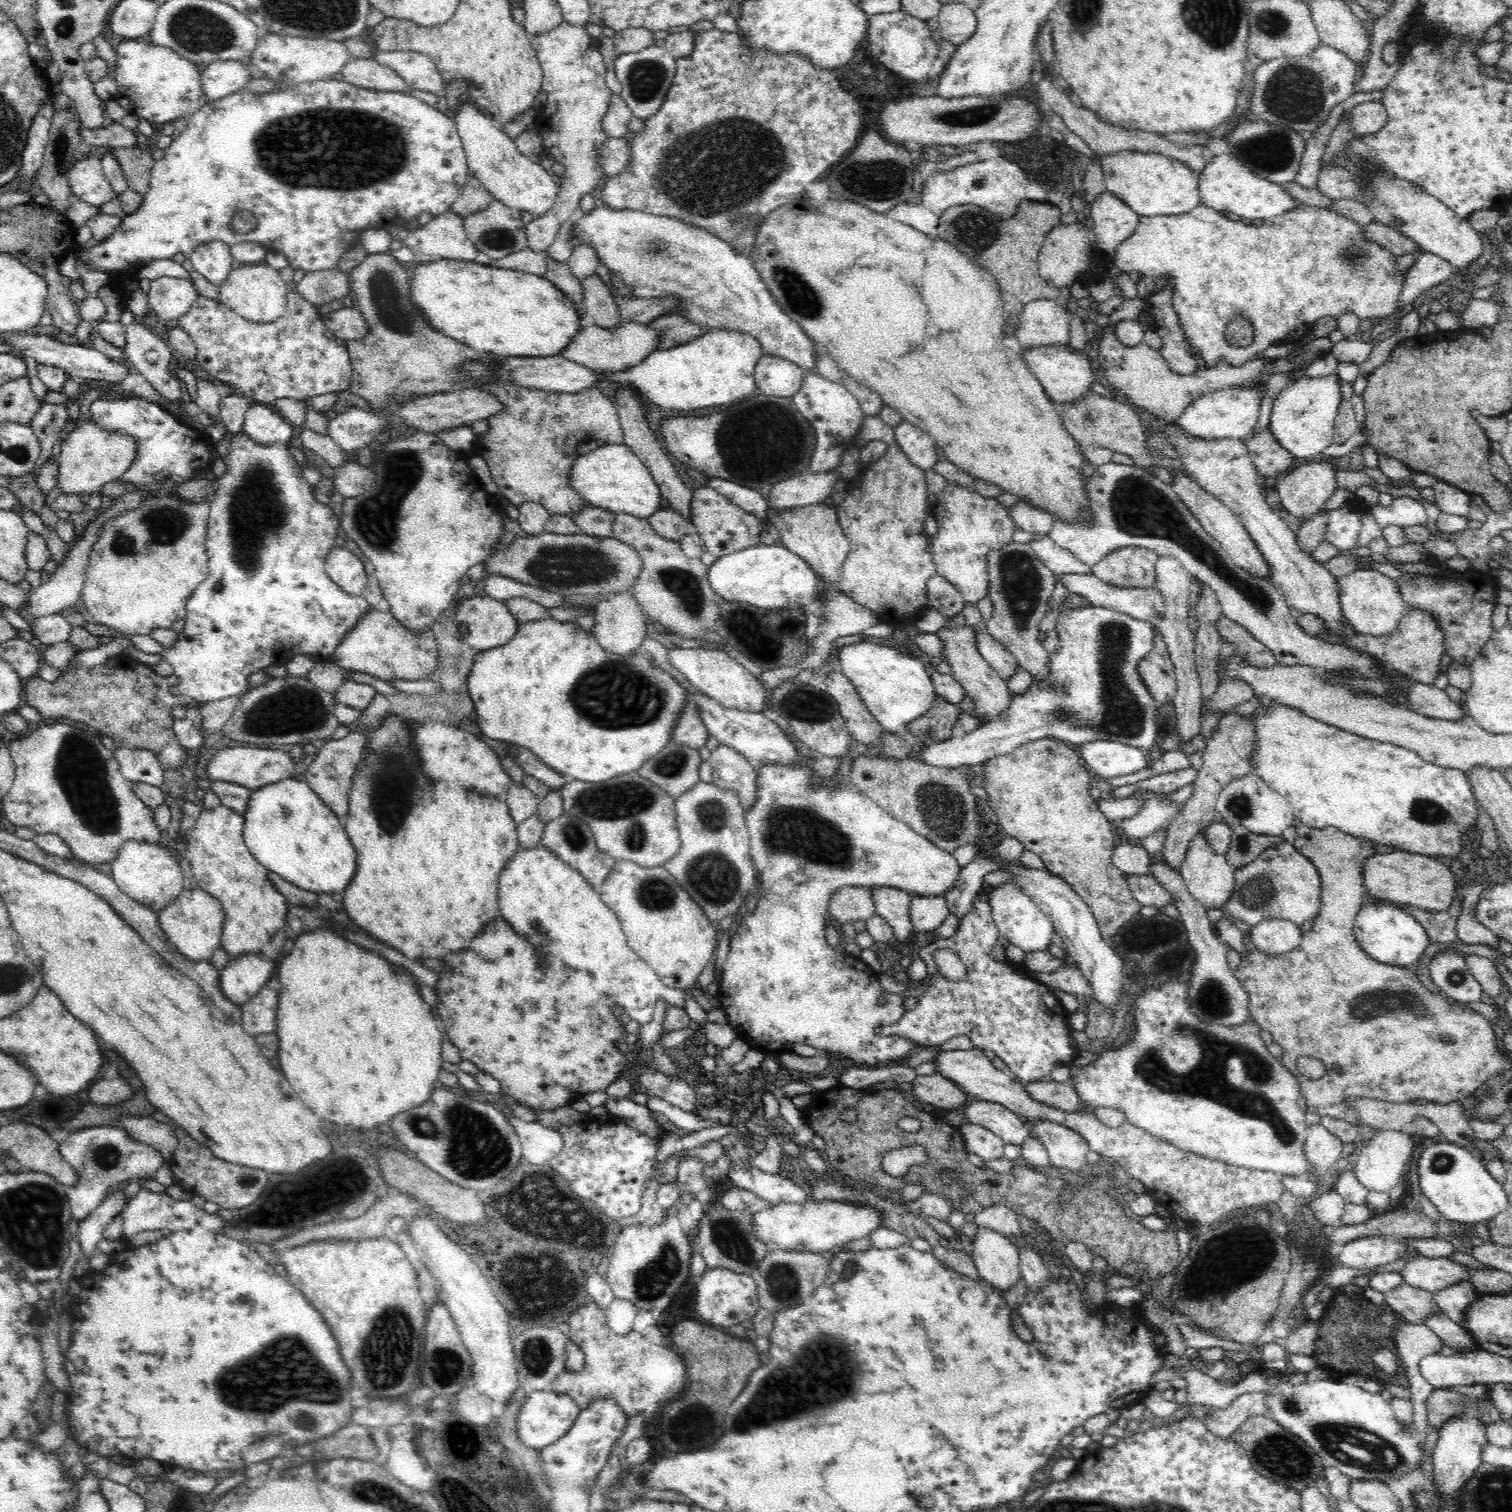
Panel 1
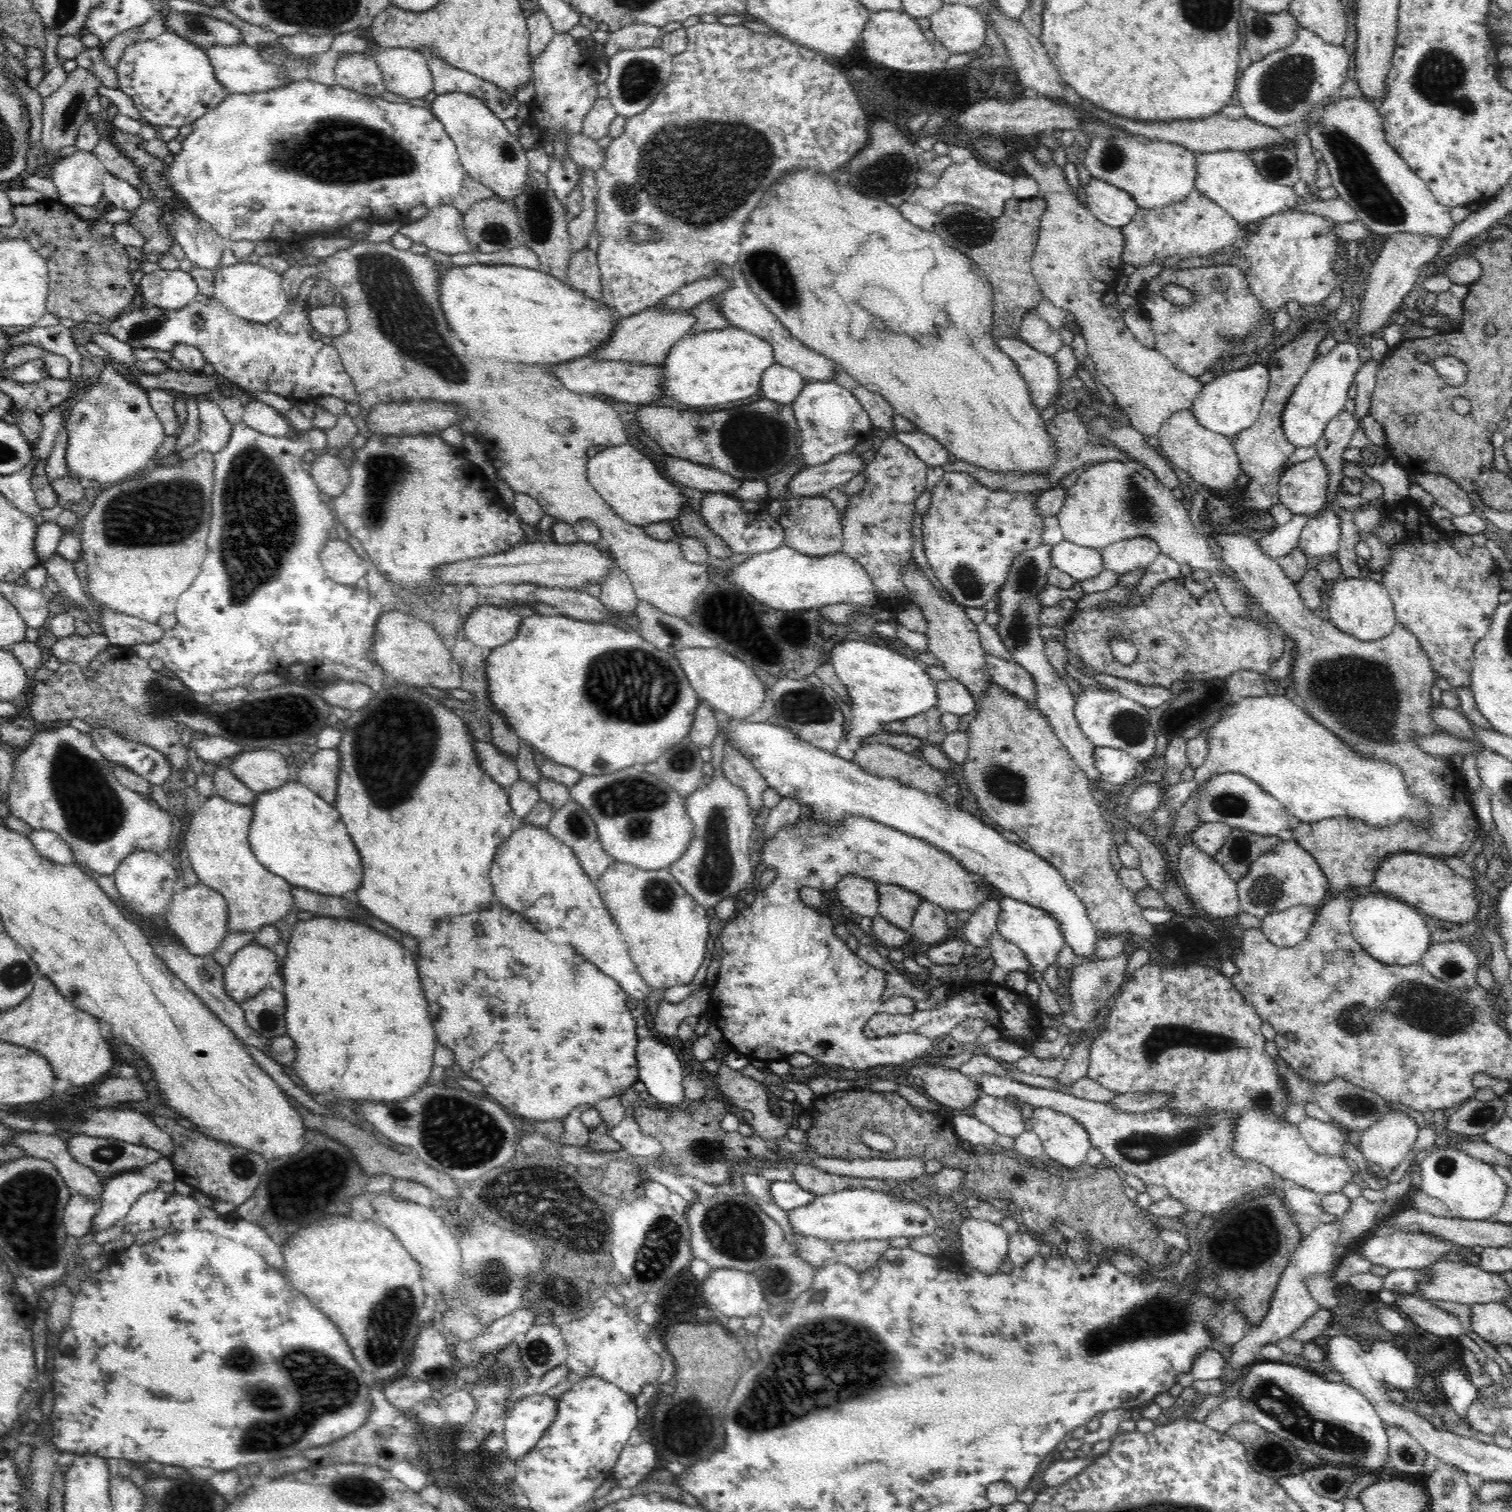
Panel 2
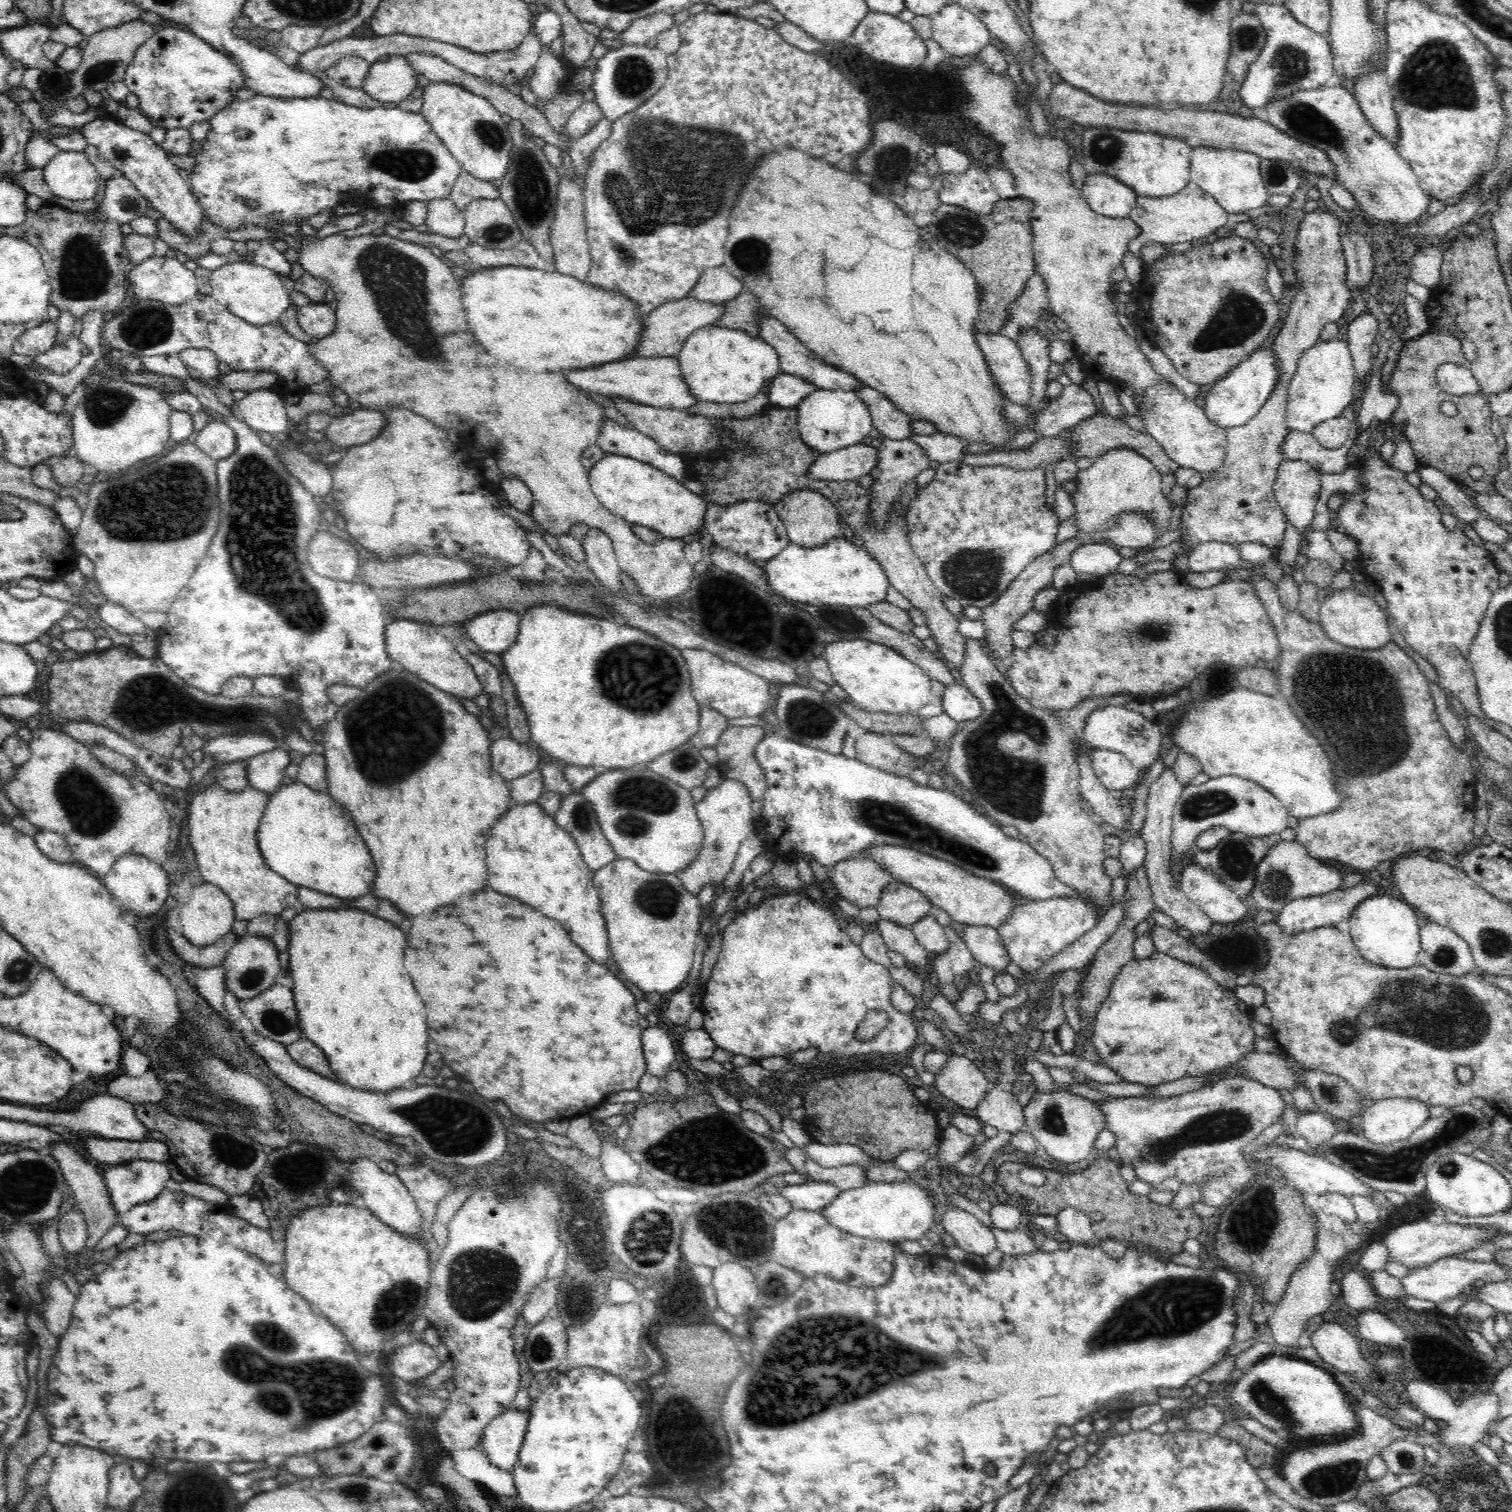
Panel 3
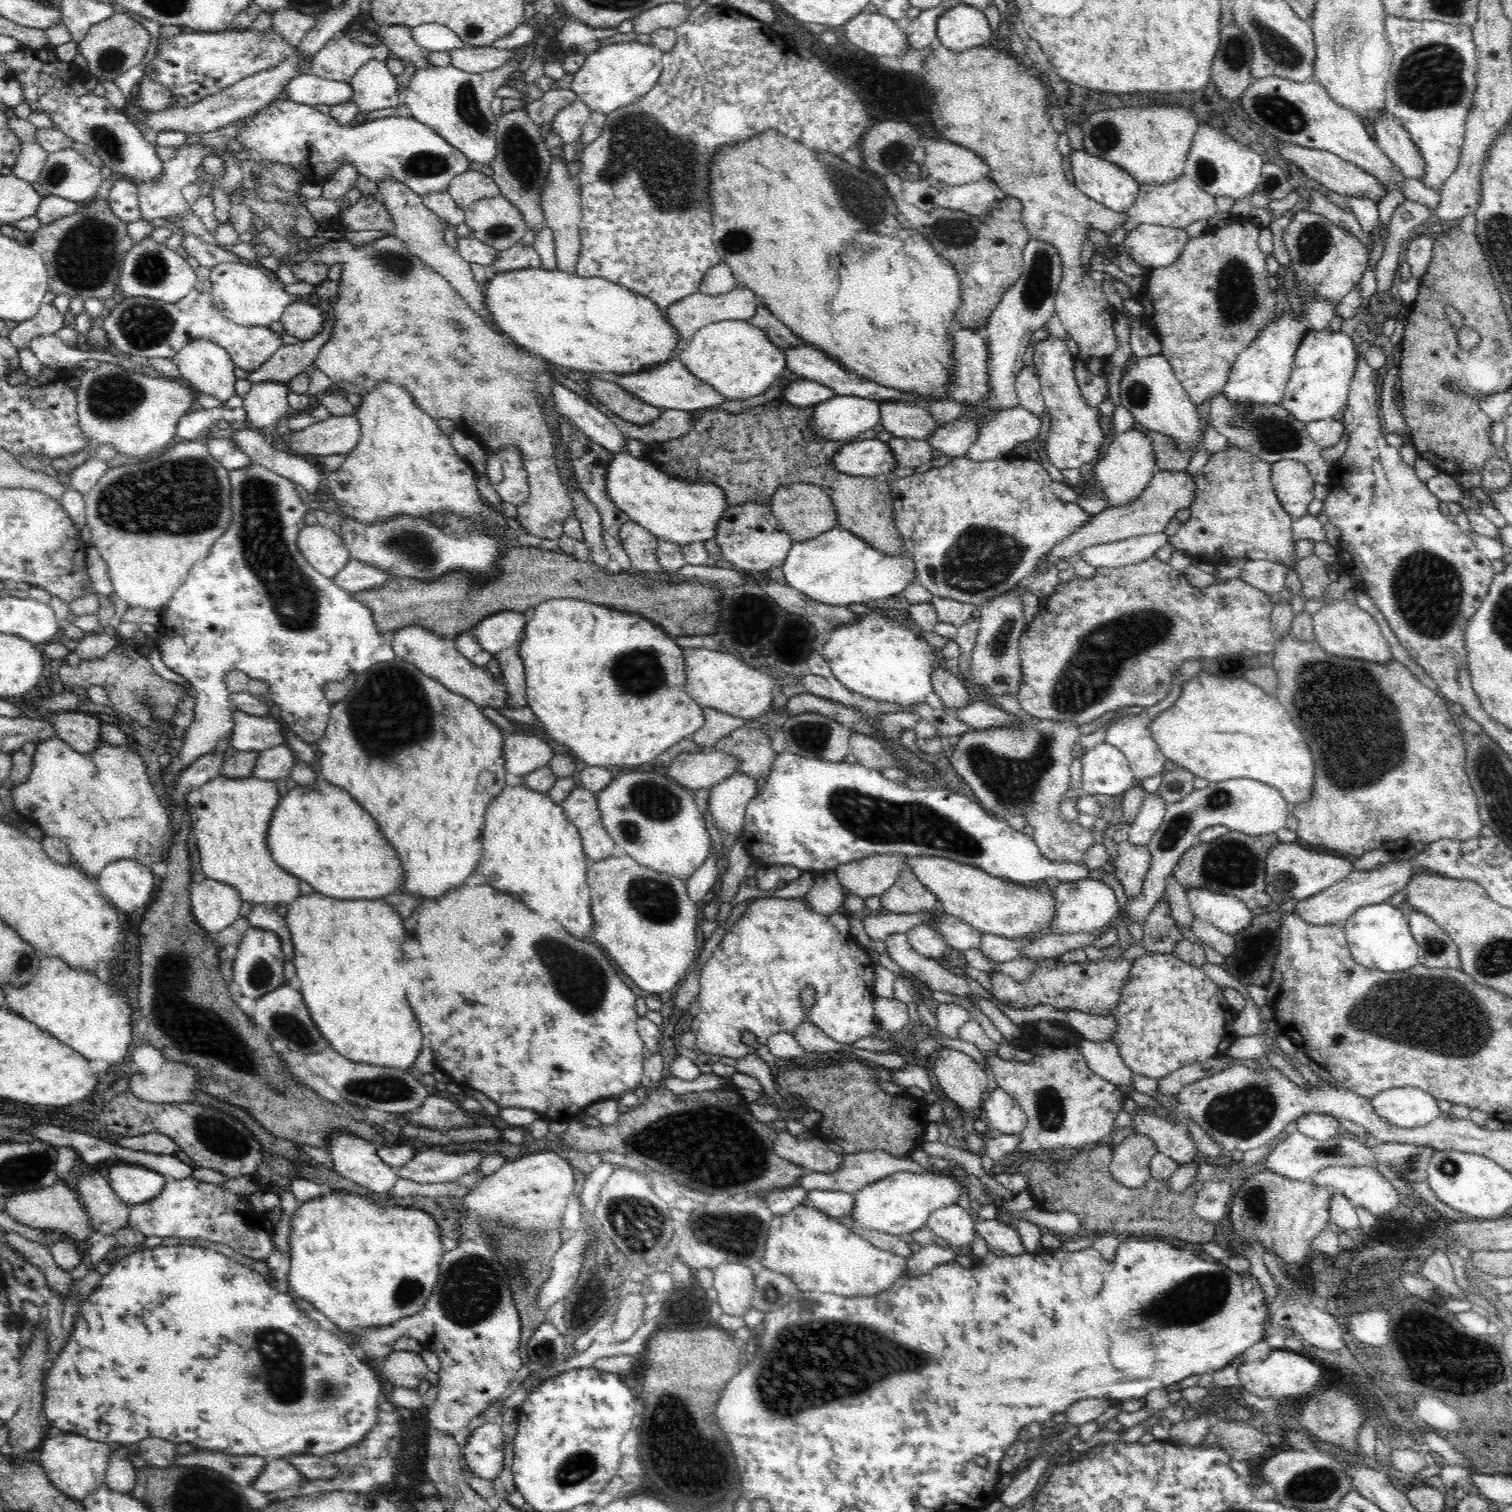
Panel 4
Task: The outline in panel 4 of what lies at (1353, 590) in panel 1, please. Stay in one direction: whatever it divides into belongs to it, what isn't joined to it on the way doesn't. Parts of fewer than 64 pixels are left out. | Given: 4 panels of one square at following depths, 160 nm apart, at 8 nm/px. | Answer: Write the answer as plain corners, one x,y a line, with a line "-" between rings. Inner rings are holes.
1345,599
1326,603
1316,611
1313,614
1313,631
1316,641
1328,655
1334,654
1382,664
1394,659
1378,622
1367,611
1356,604
1349,604

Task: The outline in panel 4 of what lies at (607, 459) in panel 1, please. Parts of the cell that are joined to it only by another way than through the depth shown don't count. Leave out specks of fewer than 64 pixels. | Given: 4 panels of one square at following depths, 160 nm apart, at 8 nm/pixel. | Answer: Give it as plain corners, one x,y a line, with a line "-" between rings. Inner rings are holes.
626,451
616,454
608,465
606,491
614,504
629,516
629,520
637,522
660,540
665,539
679,545
715,538
717,522
724,509
728,508
726,495
720,487
712,483
686,482
684,479
672,477
646,459
638,459

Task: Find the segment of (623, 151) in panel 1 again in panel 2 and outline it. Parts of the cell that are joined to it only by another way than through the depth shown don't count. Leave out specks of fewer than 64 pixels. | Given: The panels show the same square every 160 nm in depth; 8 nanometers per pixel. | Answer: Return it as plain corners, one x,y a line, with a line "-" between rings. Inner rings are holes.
584,134
570,136
567,142
567,151
571,159
583,169
588,168
596,172
606,162
606,151
600,147
596,139

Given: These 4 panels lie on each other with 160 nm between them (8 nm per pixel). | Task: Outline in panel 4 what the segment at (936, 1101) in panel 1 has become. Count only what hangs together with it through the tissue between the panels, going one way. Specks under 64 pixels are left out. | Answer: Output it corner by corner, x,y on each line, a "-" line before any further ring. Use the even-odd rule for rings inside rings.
942,1048
933,1068
940,1088
950,1100
963,1109
981,1107
989,1076
974,1058
960,1050

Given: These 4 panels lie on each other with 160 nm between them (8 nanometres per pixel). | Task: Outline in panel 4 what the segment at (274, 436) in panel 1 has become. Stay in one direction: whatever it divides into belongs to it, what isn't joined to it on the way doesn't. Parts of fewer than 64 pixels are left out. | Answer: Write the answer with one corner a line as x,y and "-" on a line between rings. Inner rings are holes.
283,382
252,384
243,398
247,423
258,430
272,430
282,423
290,410
288,393
289,387

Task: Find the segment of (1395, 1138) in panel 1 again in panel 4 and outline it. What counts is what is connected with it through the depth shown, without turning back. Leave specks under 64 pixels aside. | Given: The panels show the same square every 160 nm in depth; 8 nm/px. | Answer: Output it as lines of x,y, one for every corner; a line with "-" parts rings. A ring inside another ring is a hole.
1415,1086
1384,1090
1371,1098
1374,1112
1392,1126
1411,1129
1442,1116
1436,1098

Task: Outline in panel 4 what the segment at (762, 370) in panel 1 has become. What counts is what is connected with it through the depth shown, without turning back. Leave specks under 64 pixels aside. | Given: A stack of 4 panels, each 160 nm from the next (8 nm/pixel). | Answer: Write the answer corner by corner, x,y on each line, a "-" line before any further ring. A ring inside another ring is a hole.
798,378
785,386
782,398
794,406
812,407
834,395
831,388
819,382

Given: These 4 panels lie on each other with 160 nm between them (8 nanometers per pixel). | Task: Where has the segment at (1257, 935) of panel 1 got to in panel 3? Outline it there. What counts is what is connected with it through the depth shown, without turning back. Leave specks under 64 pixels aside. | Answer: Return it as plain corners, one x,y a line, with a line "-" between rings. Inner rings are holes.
1366,876
1364,882
1349,889
1336,889
1331,894
1309,897
1298,898
1293,902
1288,902
1287,906
1284,906
1277,914
1276,923
1282,927
1282,931
1286,935
1298,935
1305,931
1314,931
1315,929
1334,926
1334,927
1345,927
1350,916
1352,916
1356,906
1360,906
1360,902
1364,902
1372,896
1376,896
1376,888
1378,884
1374,884
1376,880
1371,883
1366,882

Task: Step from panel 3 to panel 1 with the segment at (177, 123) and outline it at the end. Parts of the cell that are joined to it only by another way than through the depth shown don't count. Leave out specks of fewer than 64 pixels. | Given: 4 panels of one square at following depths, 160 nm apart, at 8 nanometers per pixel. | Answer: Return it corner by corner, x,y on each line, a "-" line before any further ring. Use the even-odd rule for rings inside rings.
134,39
122,41
116,50
115,60
116,85
118,88
116,100
127,110
127,114
137,115
148,121
172,122
176,118
187,119
200,110
209,102
207,96
202,91
203,70
193,62
182,58
173,50
156,46
153,42
138,41

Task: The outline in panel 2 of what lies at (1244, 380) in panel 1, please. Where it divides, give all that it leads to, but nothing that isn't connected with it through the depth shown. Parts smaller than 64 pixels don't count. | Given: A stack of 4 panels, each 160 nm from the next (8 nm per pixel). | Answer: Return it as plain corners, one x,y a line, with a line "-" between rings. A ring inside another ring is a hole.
1030,150
1020,154
1016,164
1036,181
1046,203
1031,260
1031,273
1036,277
1042,296
1067,310
1081,327
1089,367
1114,395
1116,405
1127,421
1144,436
1157,436
1172,414
1191,410
1204,383
1198,377
1178,370
1158,350
1143,346
1126,327
1123,315
1115,307
1101,303
1101,298
1114,289
1123,265
1123,229
1106,226
1096,219
1076,199
1063,168
1059,169
1053,160
1046,166
1040,165

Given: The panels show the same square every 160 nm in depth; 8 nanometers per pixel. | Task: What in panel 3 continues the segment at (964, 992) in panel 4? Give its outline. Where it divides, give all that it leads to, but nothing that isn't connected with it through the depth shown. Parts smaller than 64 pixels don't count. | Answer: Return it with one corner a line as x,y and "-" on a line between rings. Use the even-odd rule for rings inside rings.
885,919
878,921
878,931
890,951
896,951
920,968
928,964
928,952
920,946
910,928
896,925

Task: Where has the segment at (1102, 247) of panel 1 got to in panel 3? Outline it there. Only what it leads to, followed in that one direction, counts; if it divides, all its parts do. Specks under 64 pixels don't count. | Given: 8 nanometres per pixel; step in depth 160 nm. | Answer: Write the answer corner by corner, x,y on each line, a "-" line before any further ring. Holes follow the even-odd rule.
1088,174
1081,189
1089,207
1108,218
1129,217
1138,200
1132,187
1107,174

